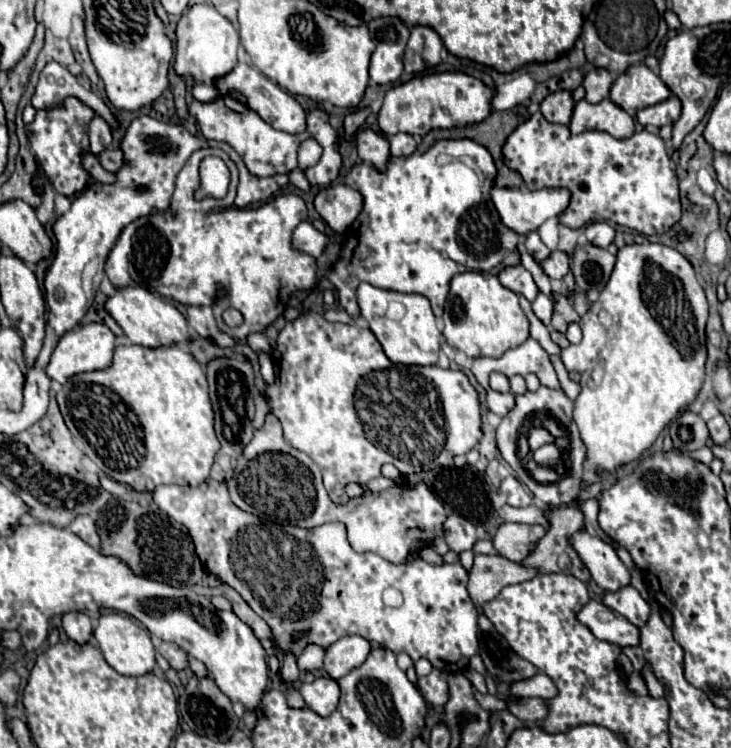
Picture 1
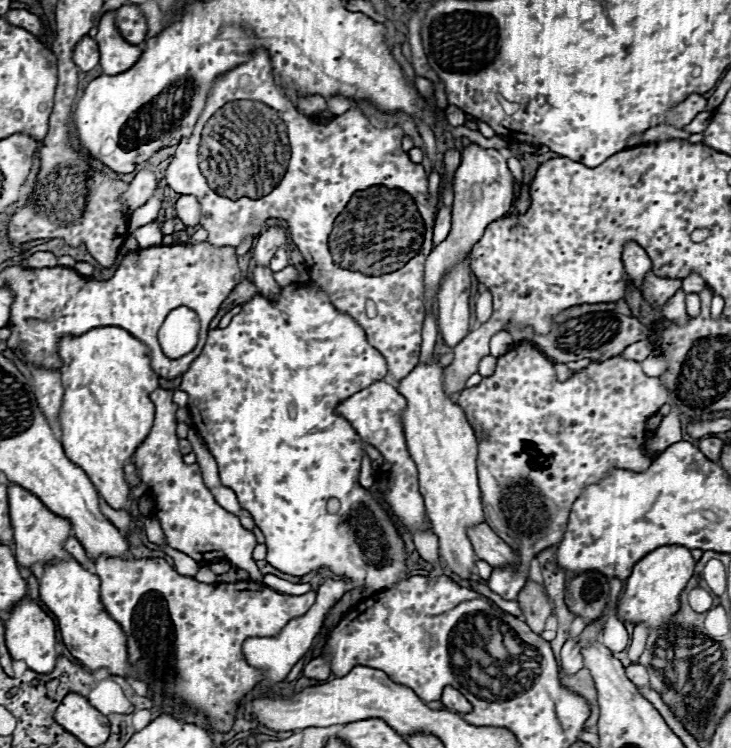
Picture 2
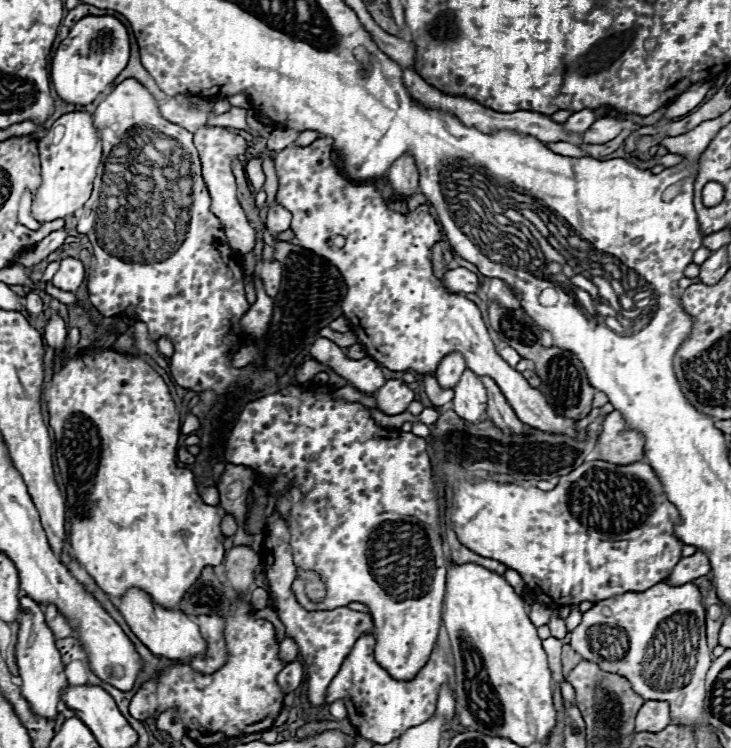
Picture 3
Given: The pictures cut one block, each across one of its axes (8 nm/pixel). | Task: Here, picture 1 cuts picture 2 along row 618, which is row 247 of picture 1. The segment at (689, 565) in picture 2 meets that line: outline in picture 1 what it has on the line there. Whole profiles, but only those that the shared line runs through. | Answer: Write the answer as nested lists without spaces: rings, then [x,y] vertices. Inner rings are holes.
[[[644,242],[622,246],[616,254],[616,266],[608,286],[598,300],[580,318],[582,342],[562,350],[566,370],[580,374],[580,394],[574,400],[574,422],[580,428],[580,438],[586,446],[586,460],[580,488],[604,480],[606,474],[620,466],[638,460],[648,450],[660,432],[672,422],[688,404],[694,402],[704,382],[706,364],[706,336],[708,302],[696,278],[692,264],[668,246]]]

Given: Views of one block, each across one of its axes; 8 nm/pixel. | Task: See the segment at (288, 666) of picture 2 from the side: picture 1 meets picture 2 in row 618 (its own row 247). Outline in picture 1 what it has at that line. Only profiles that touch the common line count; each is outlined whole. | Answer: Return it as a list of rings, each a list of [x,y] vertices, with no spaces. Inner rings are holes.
[[[300,222],[292,234],[292,248],[300,250],[302,254],[308,254],[312,258],[318,258],[326,246],[326,236],[318,232],[310,222]]]

